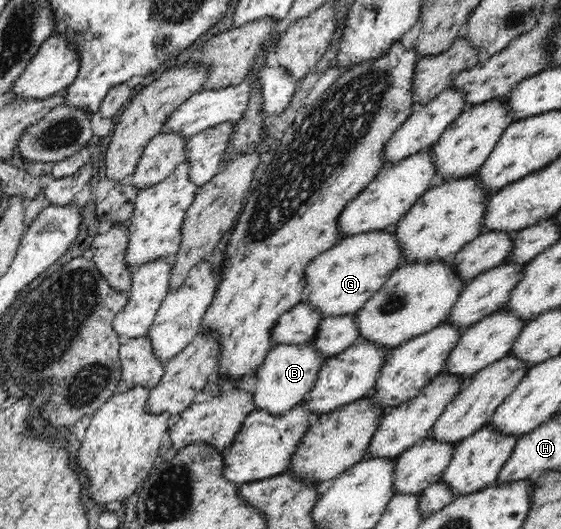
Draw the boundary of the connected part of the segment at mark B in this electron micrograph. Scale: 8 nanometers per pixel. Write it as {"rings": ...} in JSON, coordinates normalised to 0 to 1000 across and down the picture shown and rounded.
{"rings":[[[556,643],[545,650],[496,650],[487,656],[463,690],[456,711],[460,733],[449,743],[456,771],[497,784],[538,762],[545,754],[545,745],[563,730],[578,681],[572,662]]]}

